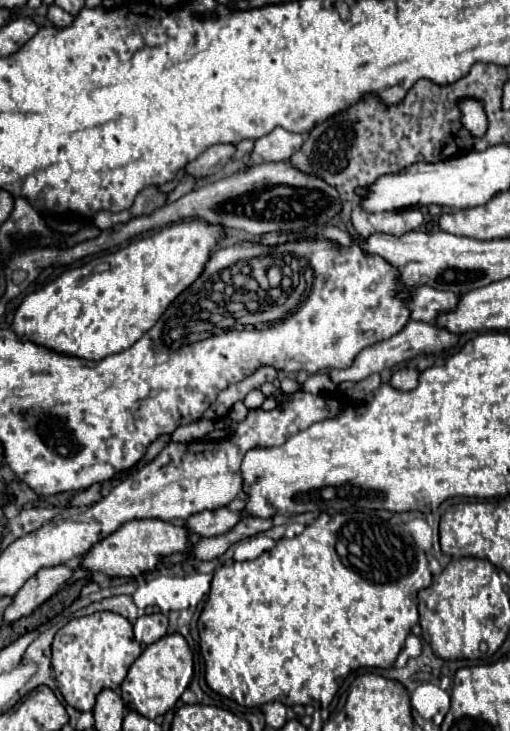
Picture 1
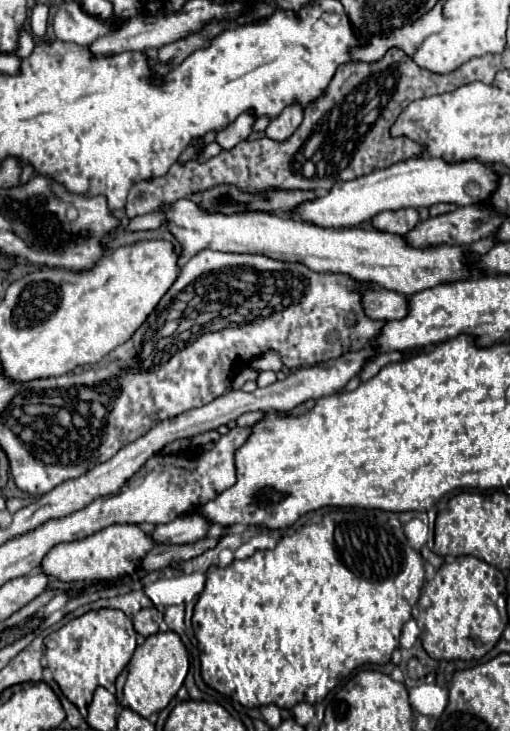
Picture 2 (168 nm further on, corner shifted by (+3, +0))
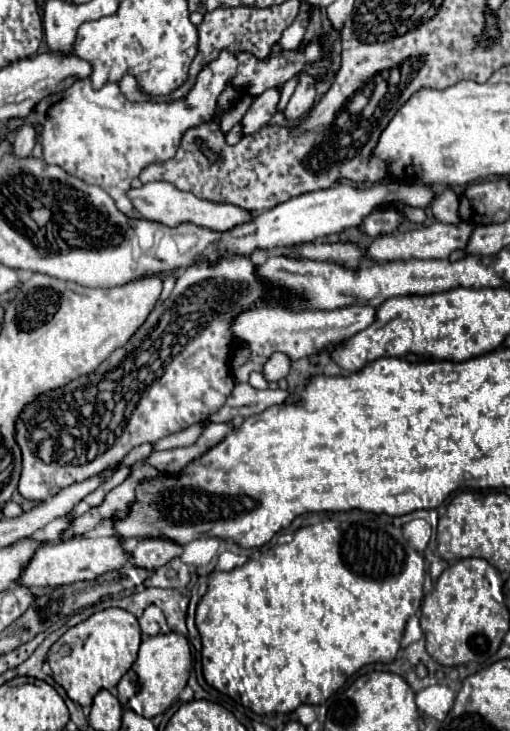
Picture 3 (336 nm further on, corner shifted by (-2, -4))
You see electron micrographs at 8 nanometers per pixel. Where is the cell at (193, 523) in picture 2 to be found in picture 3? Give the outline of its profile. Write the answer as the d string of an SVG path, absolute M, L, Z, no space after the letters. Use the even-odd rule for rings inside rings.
M147 537L139 541L137 549L131 553L135 565L145 569L157 569L171 561L173 557L179 557L183 553L183 545L175 545L175 541L167 537Z

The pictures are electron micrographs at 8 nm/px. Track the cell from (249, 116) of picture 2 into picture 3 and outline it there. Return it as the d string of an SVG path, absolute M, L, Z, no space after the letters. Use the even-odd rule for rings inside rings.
M267 89L263 95L259 95L241 121L243 135L257 133L263 125L267 125L271 119L271 113L275 113L277 103L279 103L279 91L277 89Z

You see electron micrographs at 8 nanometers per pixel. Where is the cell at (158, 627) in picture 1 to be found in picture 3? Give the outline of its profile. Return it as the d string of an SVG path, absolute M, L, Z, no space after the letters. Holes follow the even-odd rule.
M149 605L145 609L145 613L139 617L139 625L141 625L141 633L143 635L159 635L161 627L159 627L159 619L163 617L161 609L155 605Z

